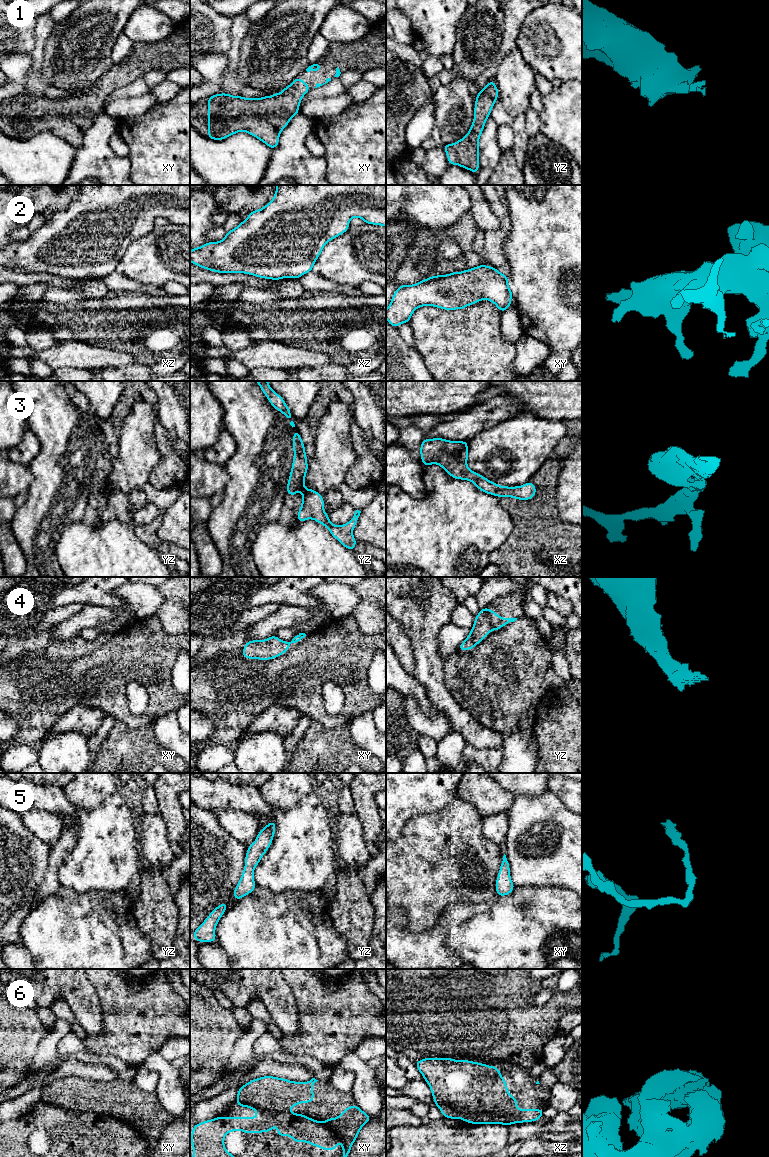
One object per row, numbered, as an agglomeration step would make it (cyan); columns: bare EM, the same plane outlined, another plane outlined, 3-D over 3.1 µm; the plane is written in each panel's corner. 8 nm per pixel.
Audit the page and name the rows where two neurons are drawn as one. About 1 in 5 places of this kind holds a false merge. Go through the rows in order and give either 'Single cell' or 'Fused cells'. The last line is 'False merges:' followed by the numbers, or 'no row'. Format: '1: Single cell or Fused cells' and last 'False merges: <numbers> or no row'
1: Single cell
2: Single cell
3: Single cell
4: Single cell
5: Single cell
6: Single cell
False merges: no row

